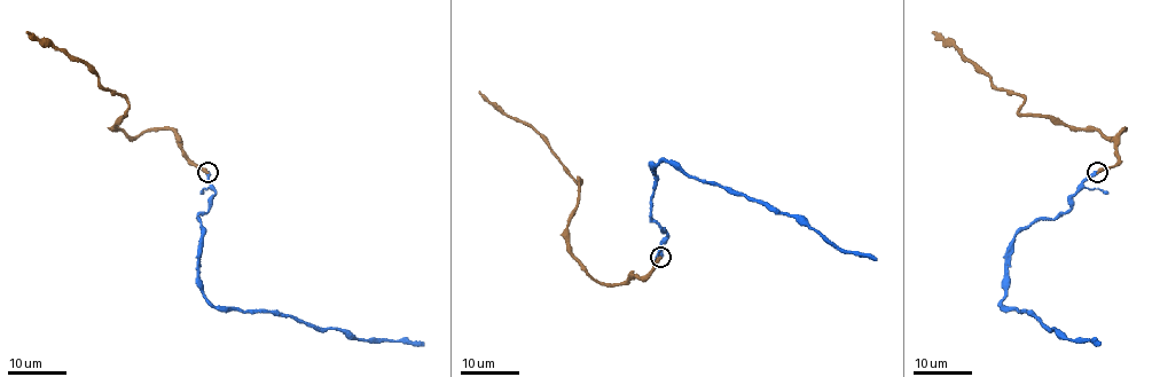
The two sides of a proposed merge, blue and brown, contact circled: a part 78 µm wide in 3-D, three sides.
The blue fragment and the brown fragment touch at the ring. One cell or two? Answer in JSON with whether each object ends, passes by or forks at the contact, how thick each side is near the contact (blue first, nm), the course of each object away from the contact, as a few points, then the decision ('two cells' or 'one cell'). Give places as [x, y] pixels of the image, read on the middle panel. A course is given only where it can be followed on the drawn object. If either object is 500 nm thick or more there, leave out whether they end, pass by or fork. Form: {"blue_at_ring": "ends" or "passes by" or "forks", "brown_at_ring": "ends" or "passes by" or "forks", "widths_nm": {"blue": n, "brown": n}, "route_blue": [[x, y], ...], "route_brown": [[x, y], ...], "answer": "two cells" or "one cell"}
{"widths_nm": {"blue": 550, "brown": 360}, "route_blue": [[659, 257], [667, 235], [650, 216], [652, 166], [664, 160], [800, 216], [837, 246], [877, 260]], "route_brown": [[659, 257], [644, 277], [598, 283], [570, 245], [580, 179], [531, 127], [504, 115], [479, 92]], "answer": "one cell"}

